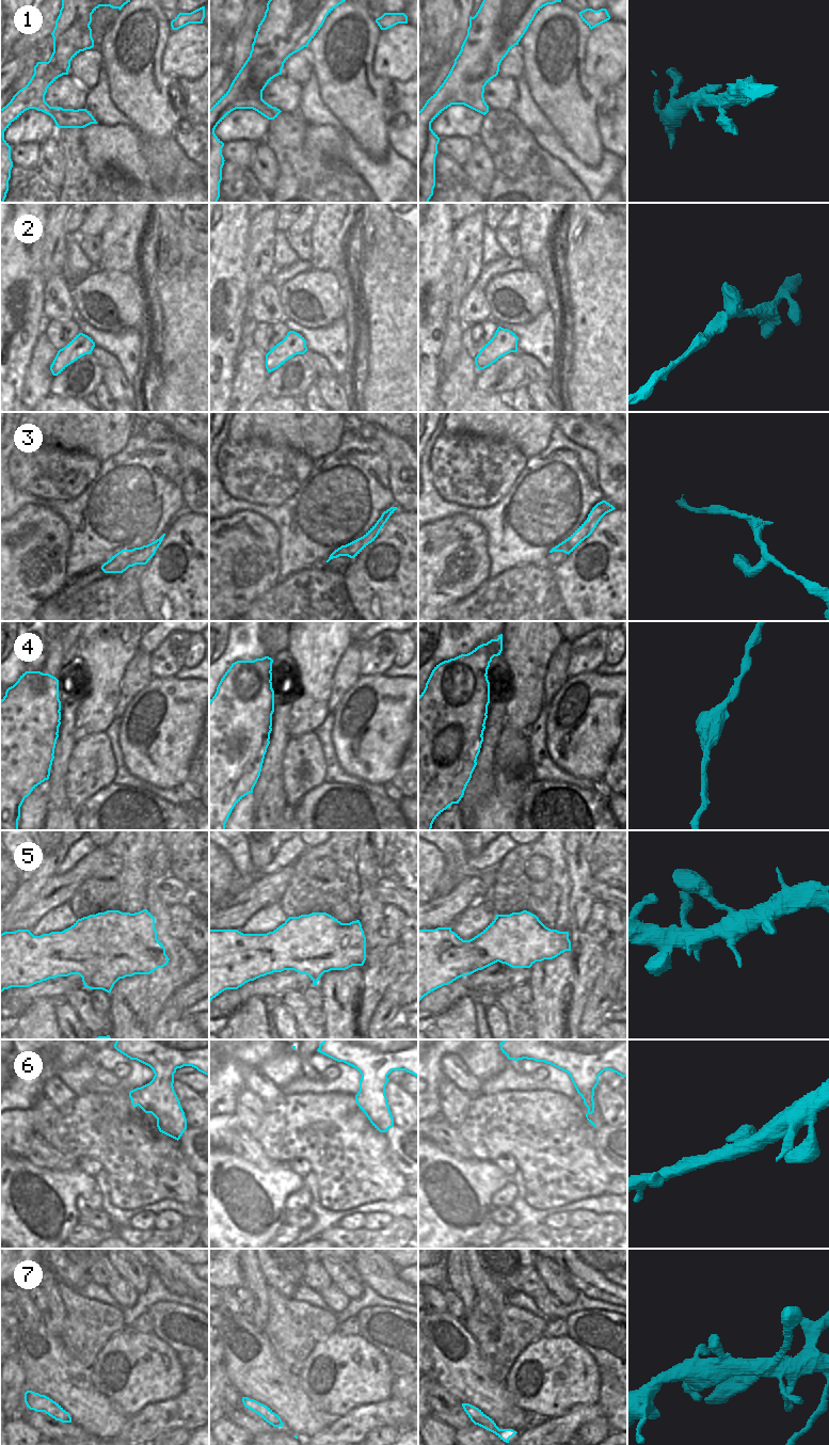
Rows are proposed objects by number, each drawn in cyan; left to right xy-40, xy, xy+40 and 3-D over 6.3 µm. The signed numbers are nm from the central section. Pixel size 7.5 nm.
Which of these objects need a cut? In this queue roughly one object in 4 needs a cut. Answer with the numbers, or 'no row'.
no row

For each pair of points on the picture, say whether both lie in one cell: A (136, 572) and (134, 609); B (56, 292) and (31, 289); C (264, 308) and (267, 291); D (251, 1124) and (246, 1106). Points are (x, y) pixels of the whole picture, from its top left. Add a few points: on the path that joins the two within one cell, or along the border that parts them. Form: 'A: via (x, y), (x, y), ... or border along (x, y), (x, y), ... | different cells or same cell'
A: border along (122, 573), (126, 576), (133, 576), (137, 580) | different cells
B: border along (45, 285), (43, 316) | different cells
C: via (264, 304), (260, 298), (262, 296) | same cell
D: via (250, 1120), (250, 1110) | same cell

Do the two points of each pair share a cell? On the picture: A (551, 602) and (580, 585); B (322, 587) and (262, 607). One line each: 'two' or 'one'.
A: two
B: one

